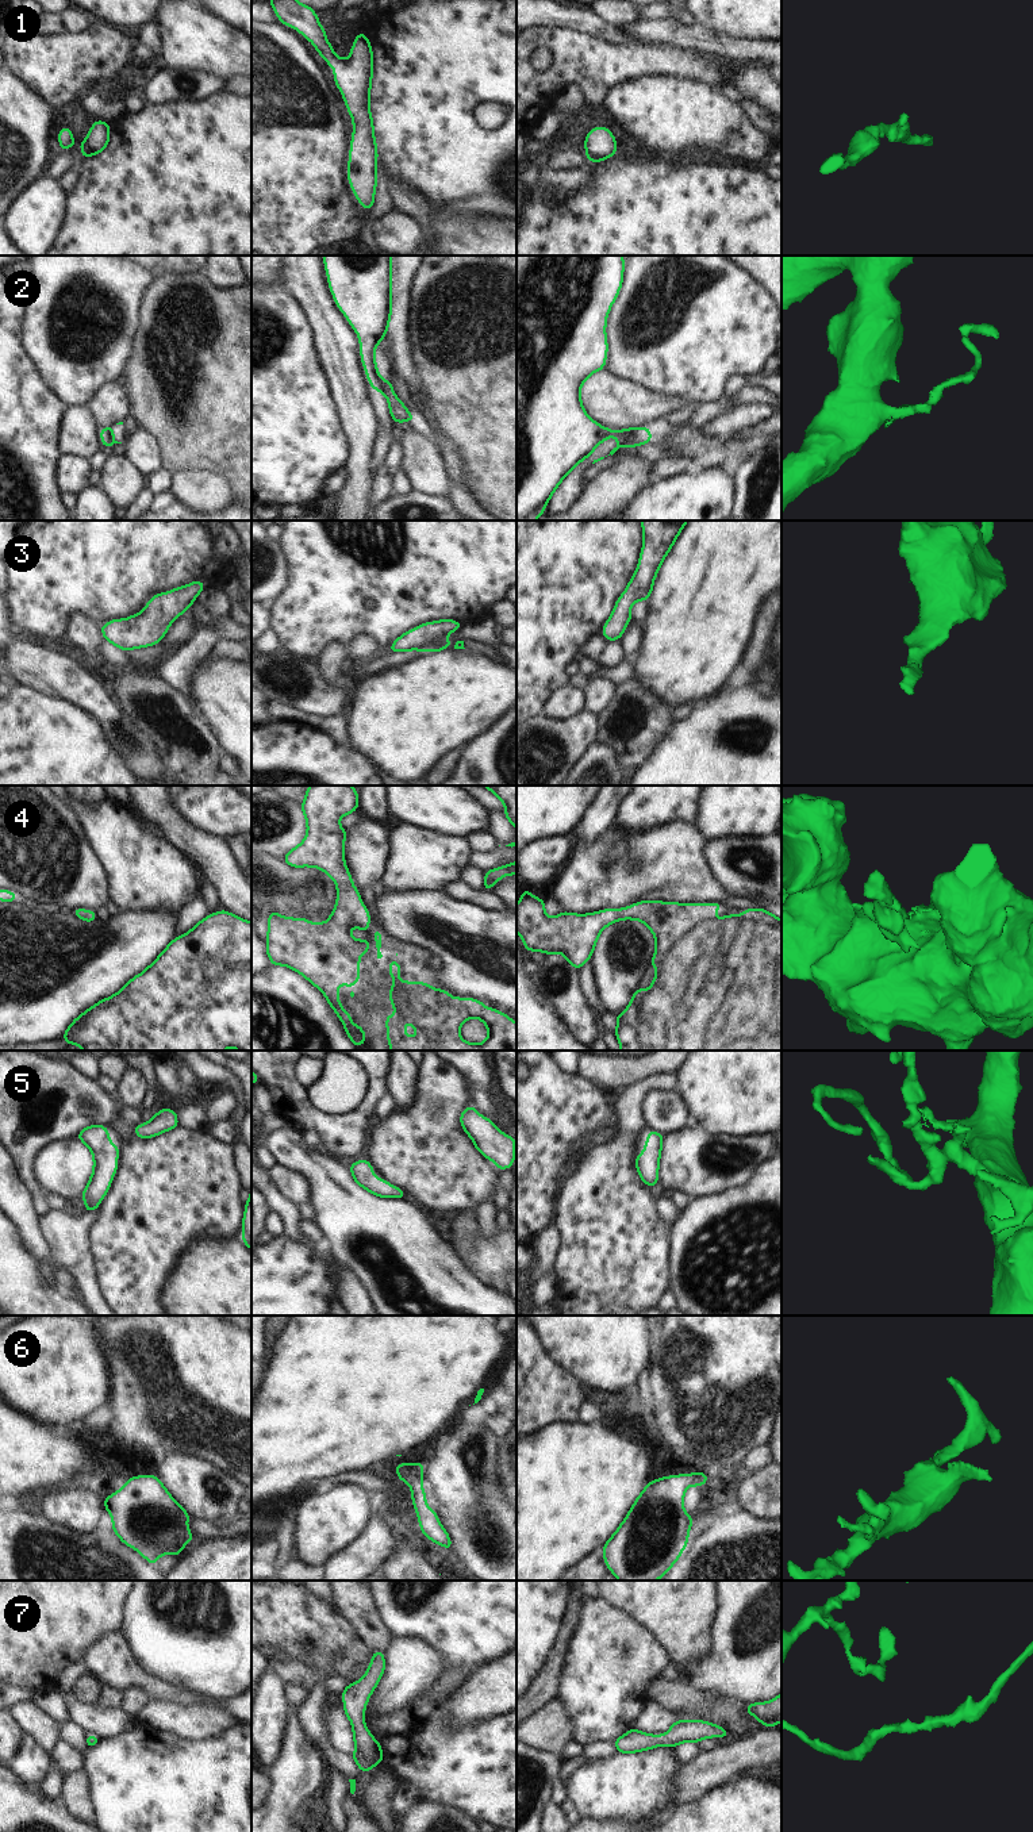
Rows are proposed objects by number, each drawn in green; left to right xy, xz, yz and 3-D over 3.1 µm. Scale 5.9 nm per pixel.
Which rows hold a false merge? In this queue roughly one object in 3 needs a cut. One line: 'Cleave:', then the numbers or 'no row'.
Cleave: 2

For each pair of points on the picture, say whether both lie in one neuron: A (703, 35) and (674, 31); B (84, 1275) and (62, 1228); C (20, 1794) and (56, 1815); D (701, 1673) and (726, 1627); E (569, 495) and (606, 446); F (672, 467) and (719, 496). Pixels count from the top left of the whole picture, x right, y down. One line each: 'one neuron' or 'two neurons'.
A: one neuron
B: one neuron
C: one neuron
D: one neuron
E: one neuron
F: two neurons

